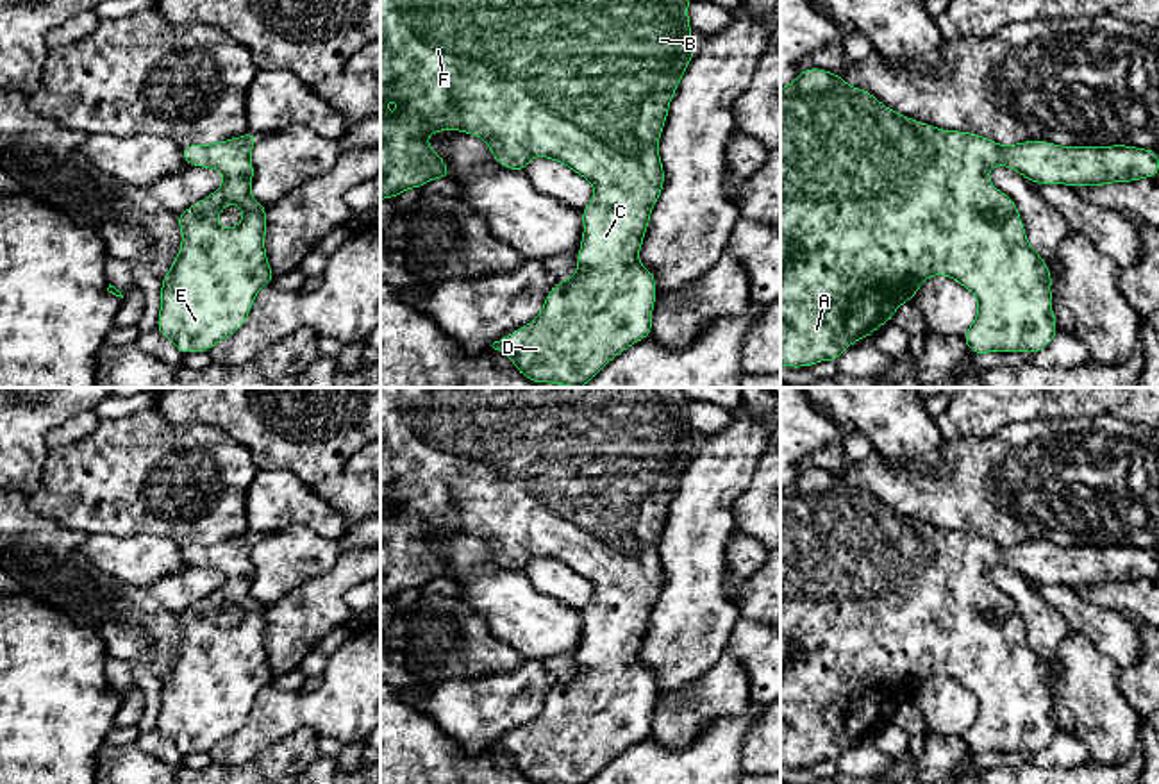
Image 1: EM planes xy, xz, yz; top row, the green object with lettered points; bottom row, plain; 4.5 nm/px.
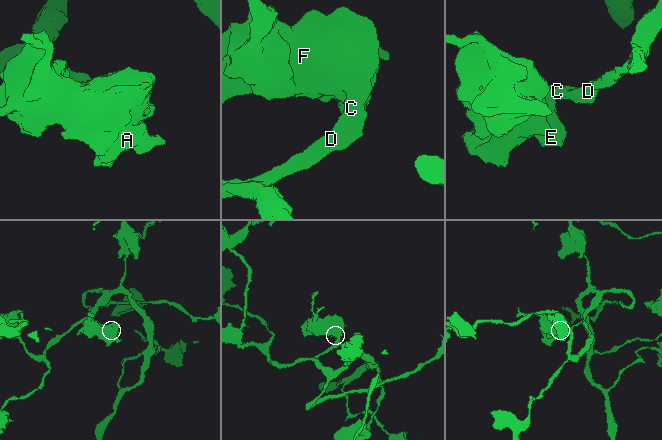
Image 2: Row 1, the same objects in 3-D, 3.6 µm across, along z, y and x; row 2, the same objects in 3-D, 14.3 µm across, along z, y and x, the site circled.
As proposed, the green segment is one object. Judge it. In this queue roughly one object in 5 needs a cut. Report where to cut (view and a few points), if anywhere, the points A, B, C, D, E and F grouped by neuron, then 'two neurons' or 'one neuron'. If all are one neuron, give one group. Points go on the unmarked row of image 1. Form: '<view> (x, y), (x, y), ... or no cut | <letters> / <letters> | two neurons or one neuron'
no cut | A B C D E F | one neuron

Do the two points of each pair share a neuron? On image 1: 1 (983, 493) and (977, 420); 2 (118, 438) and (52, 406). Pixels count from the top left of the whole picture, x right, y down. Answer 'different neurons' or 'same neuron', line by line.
1: different neurons
2: different neurons

